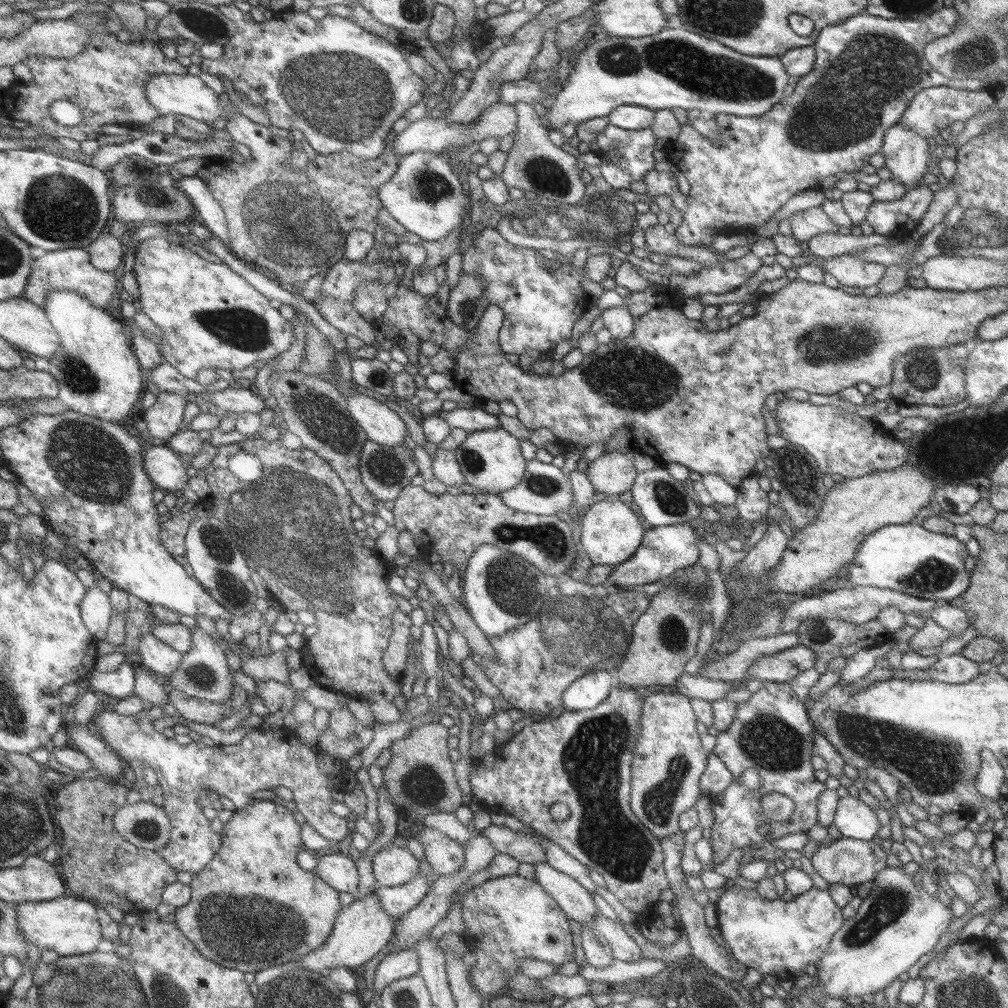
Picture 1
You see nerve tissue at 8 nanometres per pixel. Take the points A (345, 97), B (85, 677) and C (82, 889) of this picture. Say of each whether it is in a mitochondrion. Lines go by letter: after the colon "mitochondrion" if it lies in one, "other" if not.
A: mitochondrion
B: other
C: other

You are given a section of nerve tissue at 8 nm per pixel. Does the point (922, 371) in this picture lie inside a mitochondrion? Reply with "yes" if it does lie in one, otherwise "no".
yes

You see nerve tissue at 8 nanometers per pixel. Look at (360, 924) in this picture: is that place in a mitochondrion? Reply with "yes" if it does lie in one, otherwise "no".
no

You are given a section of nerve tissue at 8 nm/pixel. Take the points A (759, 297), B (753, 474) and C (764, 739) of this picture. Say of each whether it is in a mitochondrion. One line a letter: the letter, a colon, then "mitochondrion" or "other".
A: other
B: other
C: mitochondrion

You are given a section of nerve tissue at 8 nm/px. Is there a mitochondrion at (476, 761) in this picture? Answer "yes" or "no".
no

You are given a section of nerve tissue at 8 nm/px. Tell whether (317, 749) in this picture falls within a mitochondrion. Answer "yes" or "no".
no

